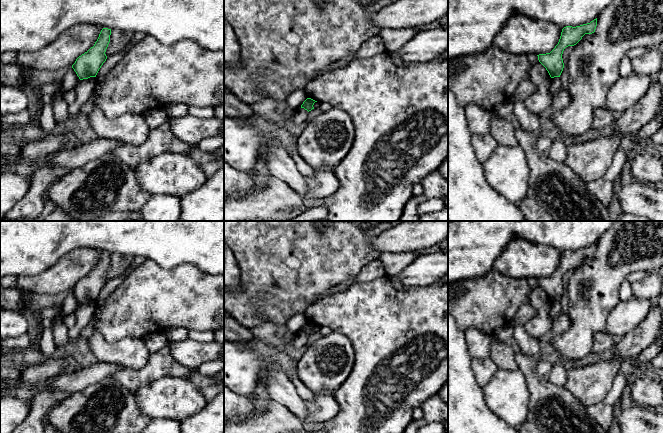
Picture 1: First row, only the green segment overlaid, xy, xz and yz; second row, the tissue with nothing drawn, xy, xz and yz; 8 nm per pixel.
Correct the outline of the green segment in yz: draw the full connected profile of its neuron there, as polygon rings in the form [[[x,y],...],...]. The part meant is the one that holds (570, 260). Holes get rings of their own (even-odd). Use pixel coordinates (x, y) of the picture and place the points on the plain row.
[[[597,242],[580,250],[566,250],[562,253],[559,266],[555,272],[550,277],[537,279],[539,286],[546,292],[551,302],[560,301],[563,295],[562,278],[564,273],[576,269],[585,258],[594,257],[596,250]]]

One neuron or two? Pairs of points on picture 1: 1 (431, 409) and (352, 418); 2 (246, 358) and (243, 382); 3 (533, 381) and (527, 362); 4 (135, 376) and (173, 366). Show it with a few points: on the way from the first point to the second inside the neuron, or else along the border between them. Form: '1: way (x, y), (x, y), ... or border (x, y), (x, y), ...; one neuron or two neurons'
1: border (437, 393), (429, 396), (420, 408); two neurons
2: way (246, 364), (243, 376); one neuron
3: way (531, 376), (528, 367); one neuron
4: way (144, 375), (158, 366), (164, 366); one neuron

